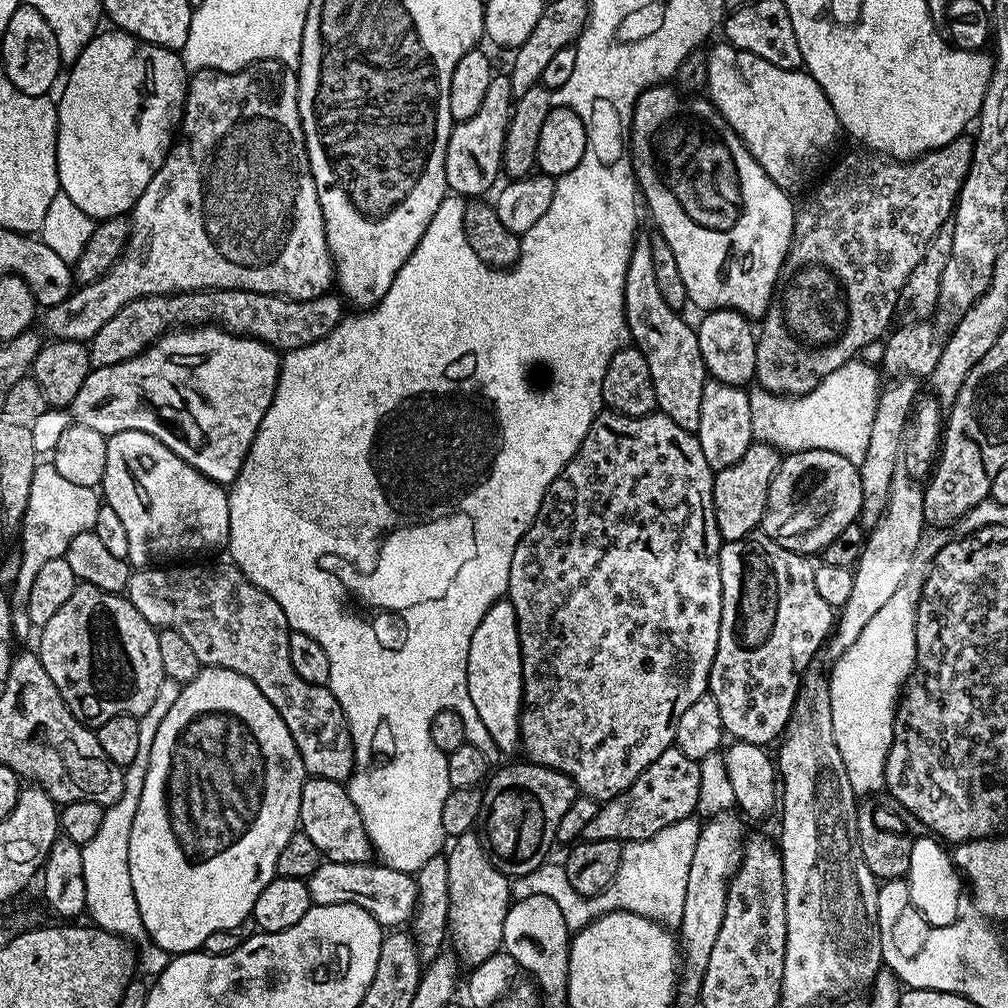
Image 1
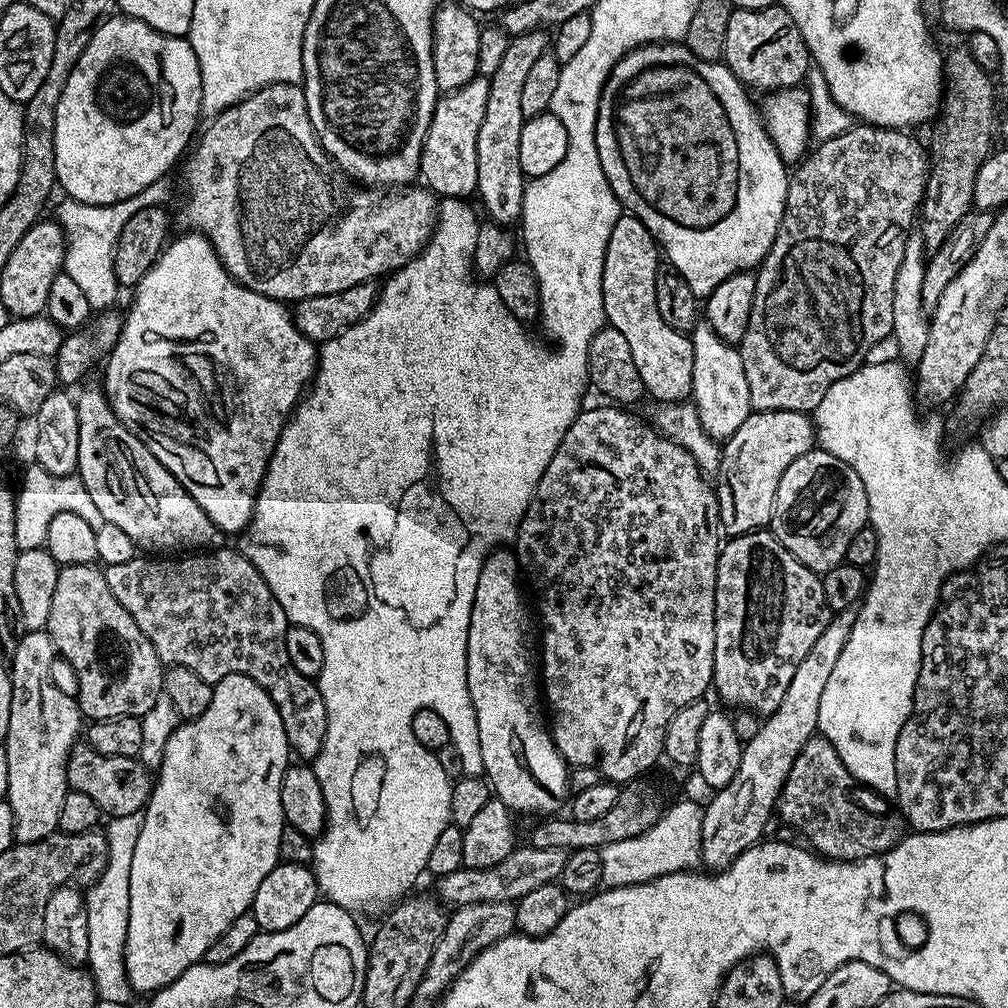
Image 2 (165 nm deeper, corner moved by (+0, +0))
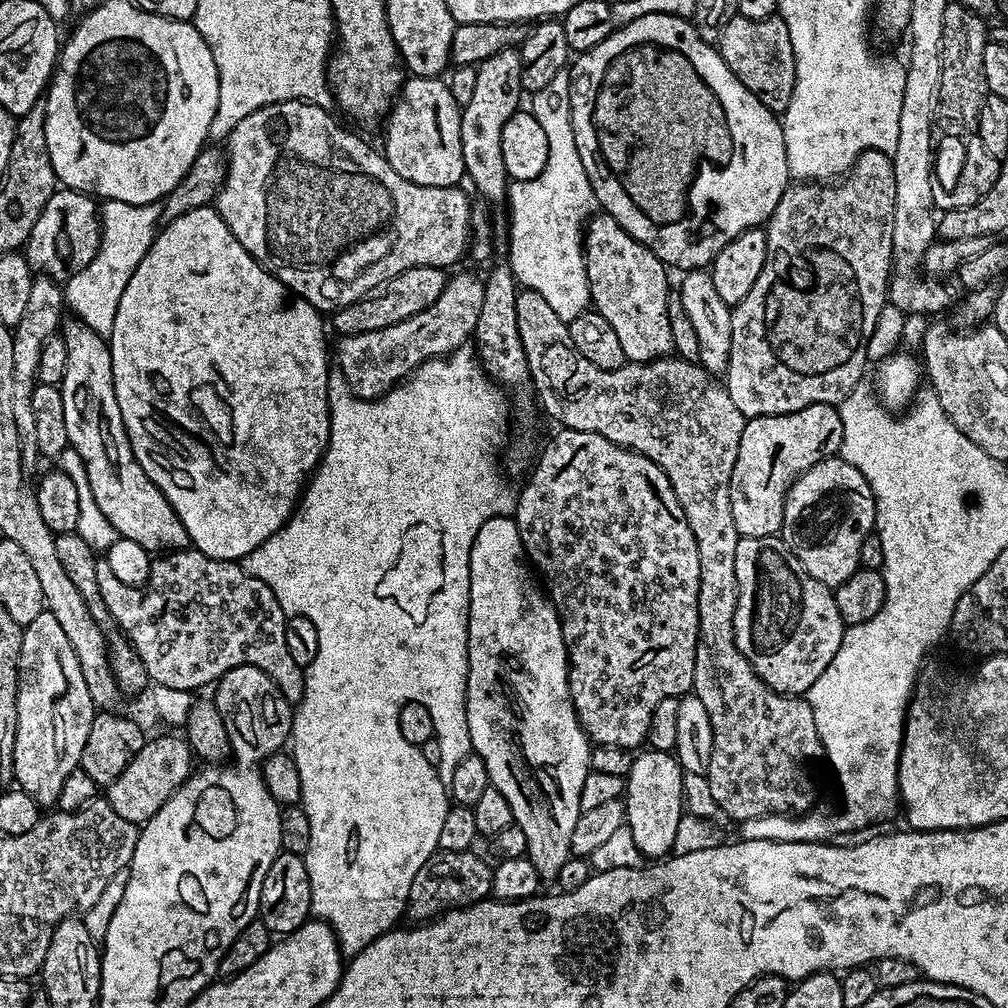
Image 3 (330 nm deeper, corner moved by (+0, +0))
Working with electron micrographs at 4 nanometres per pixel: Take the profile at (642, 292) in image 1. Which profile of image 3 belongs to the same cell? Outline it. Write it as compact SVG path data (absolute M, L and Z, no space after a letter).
M596 214L587 221L584 238L584 265L588 289L592 295L591 307L614 326L618 342L622 342L625 361L633 364L649 364L651 360L667 357L672 352L670 318L668 317L669 269L648 249L630 235L613 216Z

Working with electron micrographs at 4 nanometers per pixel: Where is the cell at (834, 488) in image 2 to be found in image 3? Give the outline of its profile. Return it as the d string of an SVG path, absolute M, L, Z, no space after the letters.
M825 458L810 466L810 470L803 472L788 491L784 507L782 539L796 555L798 562L802 562L810 578L818 578L818 582L834 590L860 567L862 542L866 542L866 538L873 535L875 526L876 503L866 478L862 478L859 470L850 466L850 462L846 462L843 458Z

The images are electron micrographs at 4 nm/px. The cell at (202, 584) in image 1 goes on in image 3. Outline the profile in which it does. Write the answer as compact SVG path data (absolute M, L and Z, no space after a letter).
M189 546L183 550L157 555L153 559L147 584L139 588L126 586L126 582L118 582L118 578L114 578L114 573L110 571L107 562L97 563L96 569L98 570L98 590L102 594L102 602L106 606L111 623L116 623L120 627L117 629L132 643L132 649L138 654L148 679L153 685L161 684L172 690L186 691L192 694L196 692L195 688L204 688L207 684L215 685L232 668L254 666L258 670L262 670L262 674L266 674L266 678L270 678L270 682L274 682L276 689L288 699L289 705L295 706L303 698L304 669L298 666L298 662L294 662L294 658L290 658L290 649L286 646L286 617L282 606L278 602L278 598L274 598L274 590L270 590L270 586L266 586L264 580L254 578L250 573L244 571L237 561L215 560Z

